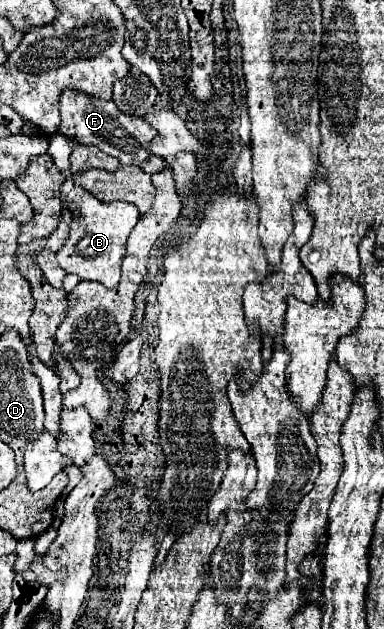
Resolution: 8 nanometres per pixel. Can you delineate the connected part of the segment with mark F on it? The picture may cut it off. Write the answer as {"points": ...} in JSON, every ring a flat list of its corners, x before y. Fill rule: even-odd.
{"points":[[64,90,60,98,60,114,60,134,64,134,70,140,74,138,76,142,86,146,98,146,104,154,118,158,120,164,142,164,150,156,148,144,154,136,154,128,144,118,122,114,114,100,98,100,78,90]]}

